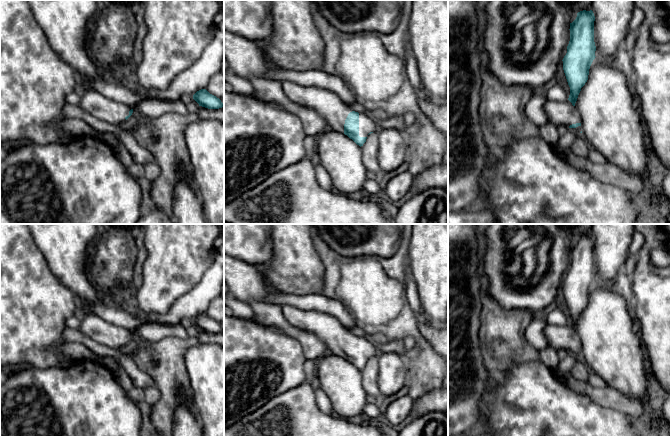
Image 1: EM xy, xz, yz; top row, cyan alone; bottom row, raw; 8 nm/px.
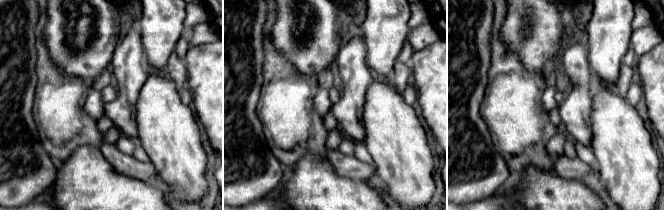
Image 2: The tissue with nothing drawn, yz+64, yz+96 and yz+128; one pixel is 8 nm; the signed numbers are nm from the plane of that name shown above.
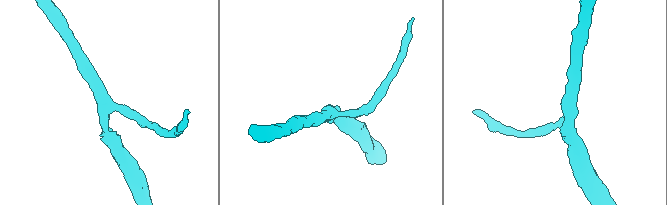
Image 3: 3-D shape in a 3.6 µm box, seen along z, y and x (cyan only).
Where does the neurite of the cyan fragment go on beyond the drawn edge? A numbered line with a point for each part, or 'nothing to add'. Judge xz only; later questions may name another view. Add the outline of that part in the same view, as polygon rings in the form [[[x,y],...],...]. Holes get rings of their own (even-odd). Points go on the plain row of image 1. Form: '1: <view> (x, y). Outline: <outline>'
1: xz (366, 348). Outline: [[[359,337],[359,360],[368,361],[370,356],[378,356],[379,351],[376,345],[365,337]]]

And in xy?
1: xy (92, 326). Outline: [[[93,313],[81,316],[79,330],[88,338],[114,349],[125,346],[129,335],[134,333],[127,328],[111,324]]]

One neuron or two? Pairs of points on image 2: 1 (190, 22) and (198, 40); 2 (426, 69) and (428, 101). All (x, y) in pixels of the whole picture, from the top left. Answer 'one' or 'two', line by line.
1: two
2: one

